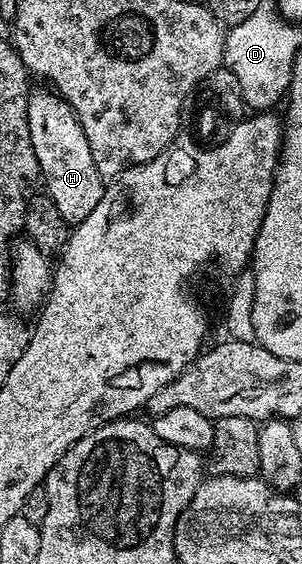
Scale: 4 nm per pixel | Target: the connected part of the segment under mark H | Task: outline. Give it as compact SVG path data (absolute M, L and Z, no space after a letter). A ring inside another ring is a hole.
M31 90L28 101L28 129L32 133L32 149L36 153L36 161L41 178L46 178L45 194L56 205L60 217L68 225L76 225L100 205L100 197L104 190L102 174L96 169L96 161L92 161L92 149L88 149L88 137L84 137L84 129L70 108L67 99L62 98L57 90Z

